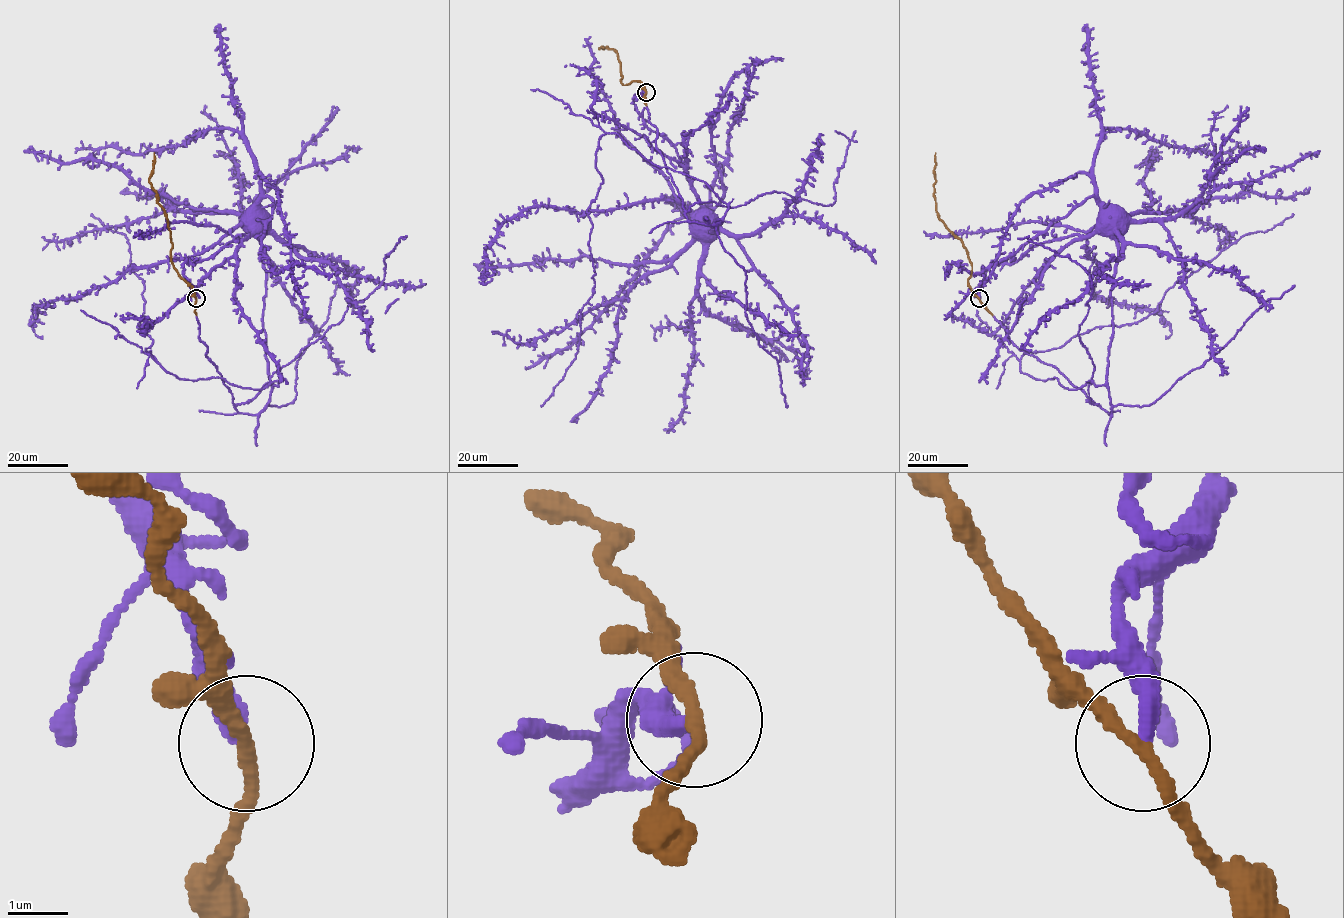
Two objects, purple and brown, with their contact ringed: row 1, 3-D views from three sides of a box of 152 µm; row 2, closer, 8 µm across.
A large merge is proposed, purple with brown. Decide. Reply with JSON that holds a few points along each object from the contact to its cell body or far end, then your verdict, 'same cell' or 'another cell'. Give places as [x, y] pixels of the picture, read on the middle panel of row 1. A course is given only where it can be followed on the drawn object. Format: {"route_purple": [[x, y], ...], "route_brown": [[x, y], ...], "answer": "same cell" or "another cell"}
{"route_purple": [[646, 92], [637, 111], [675, 149], [712, 231], [728, 206], [600, 137], [593, 294], [541, 406]], "route_brown": [[646, 92], [640, 82], [624, 85], [621, 82], [618, 53], [606, 47], [599, 48], [604, 48]], "answer": "same cell"}

